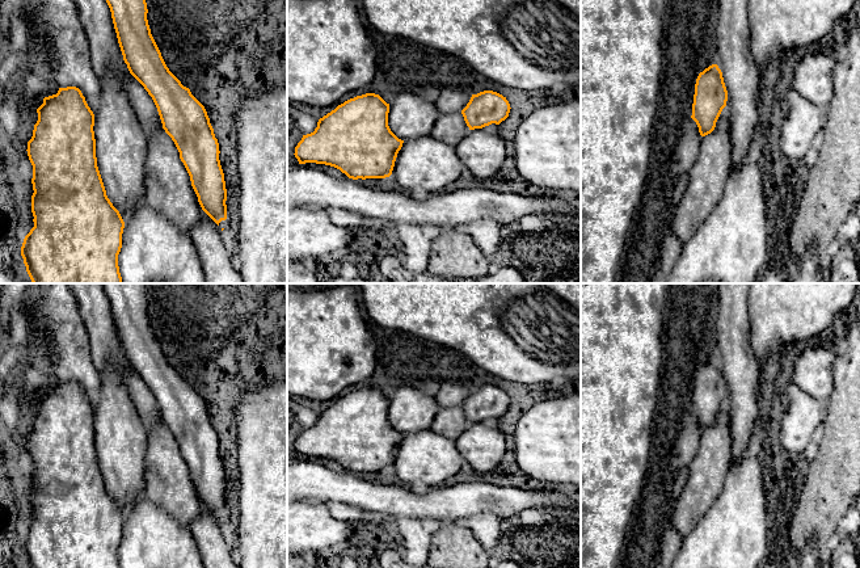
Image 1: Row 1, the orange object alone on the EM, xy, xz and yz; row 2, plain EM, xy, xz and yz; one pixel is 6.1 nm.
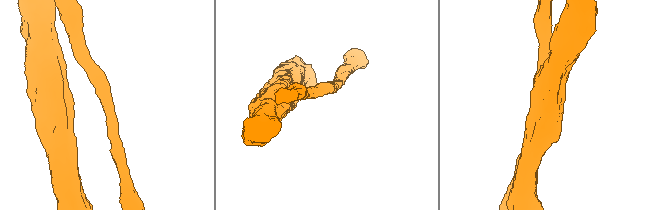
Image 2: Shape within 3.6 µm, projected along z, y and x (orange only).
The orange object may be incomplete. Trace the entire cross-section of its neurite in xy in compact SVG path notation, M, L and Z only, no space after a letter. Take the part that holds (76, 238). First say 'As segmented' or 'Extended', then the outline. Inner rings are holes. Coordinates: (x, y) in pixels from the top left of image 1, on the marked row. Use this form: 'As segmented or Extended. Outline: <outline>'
As segmented. Outline: M76 87L59 88L56 94L45 97L37 113L38 121L26 150L33 165L34 227L25 236L21 247L30 279L33 283L122 283L118 254L122 248L125 222L108 198L97 167L94 114Z

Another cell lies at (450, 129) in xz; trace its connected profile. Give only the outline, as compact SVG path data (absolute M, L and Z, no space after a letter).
M456 112L440 114L433 126L430 136L455 147L469 131L461 112Z

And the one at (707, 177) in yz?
M725 106L714 130L703 136L682 199L671 213L670 227L682 244L695 235L718 203L730 172L730 152L730 117Z

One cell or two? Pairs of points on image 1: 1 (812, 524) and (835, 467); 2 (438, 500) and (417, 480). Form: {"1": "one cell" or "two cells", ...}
{"1": "one cell", "2": "two cells"}

